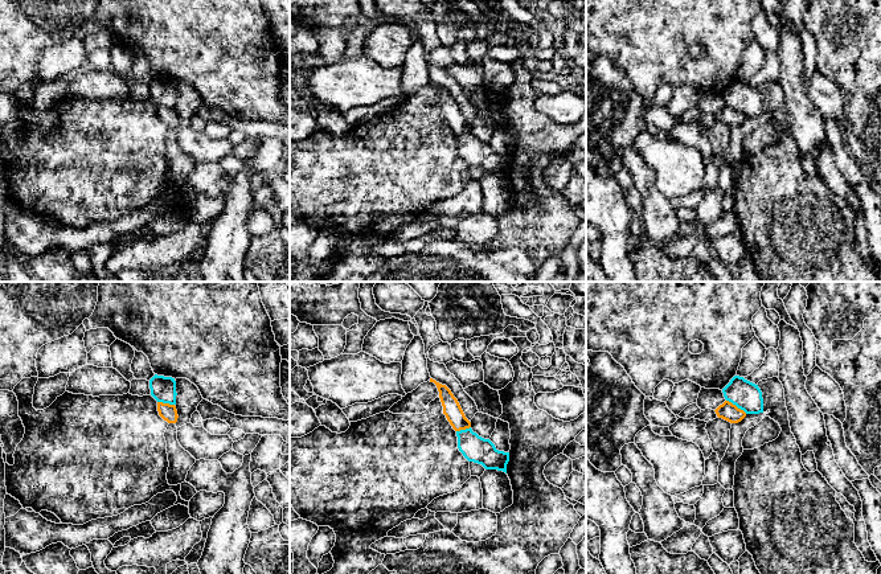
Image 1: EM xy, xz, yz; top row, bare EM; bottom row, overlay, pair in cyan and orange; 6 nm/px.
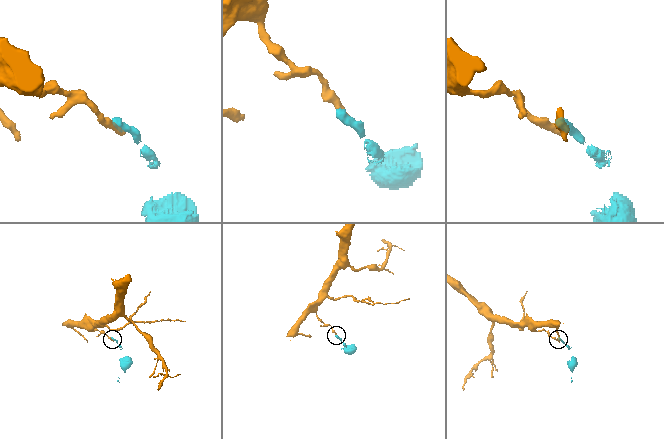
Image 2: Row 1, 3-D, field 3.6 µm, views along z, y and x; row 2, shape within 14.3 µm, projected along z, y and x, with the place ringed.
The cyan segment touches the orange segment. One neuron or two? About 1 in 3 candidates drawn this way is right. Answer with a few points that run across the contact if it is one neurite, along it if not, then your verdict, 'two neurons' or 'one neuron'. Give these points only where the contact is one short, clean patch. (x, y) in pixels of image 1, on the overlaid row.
line yz (726, 400), (746, 413); two neurons

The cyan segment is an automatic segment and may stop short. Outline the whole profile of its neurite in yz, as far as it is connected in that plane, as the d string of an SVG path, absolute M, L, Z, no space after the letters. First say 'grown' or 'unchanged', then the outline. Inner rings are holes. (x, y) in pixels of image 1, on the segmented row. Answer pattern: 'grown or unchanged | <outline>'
unchanged | M734 376L722 389L726 401L743 410L746 414L763 413L763 398L758 385Z

